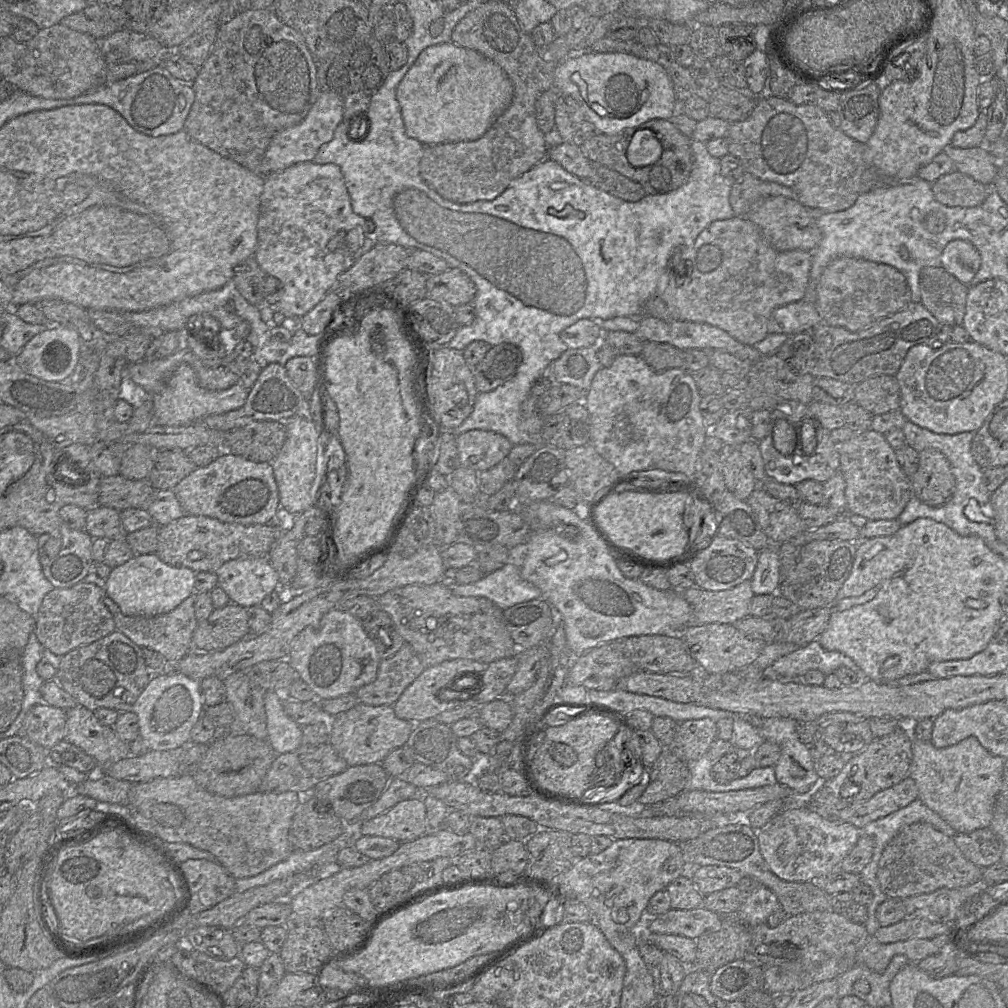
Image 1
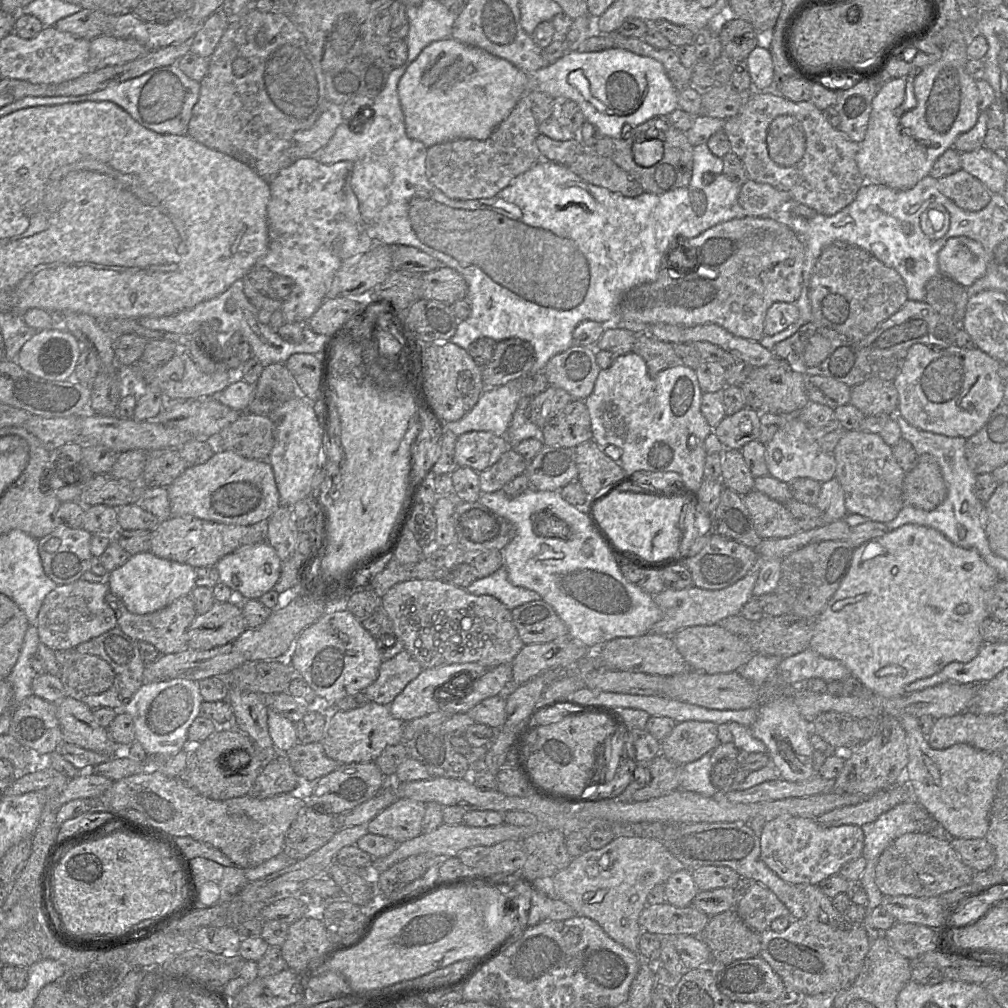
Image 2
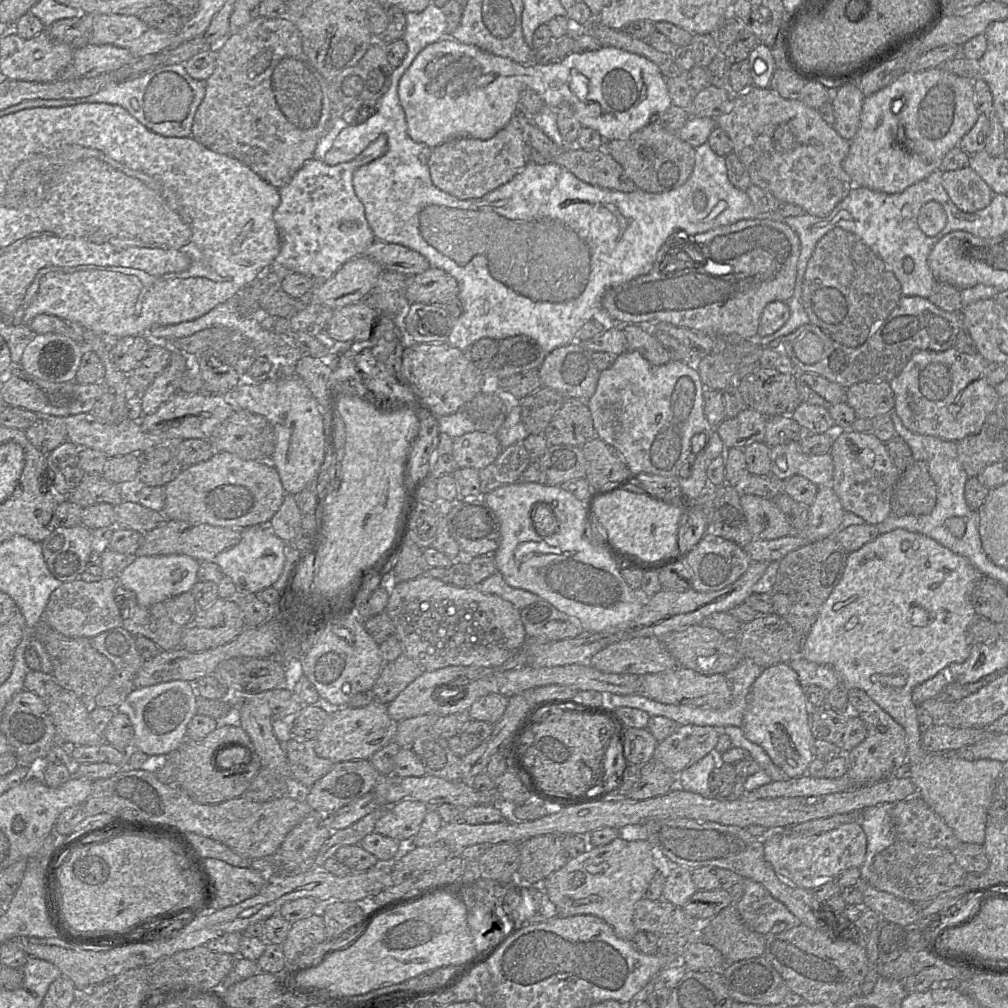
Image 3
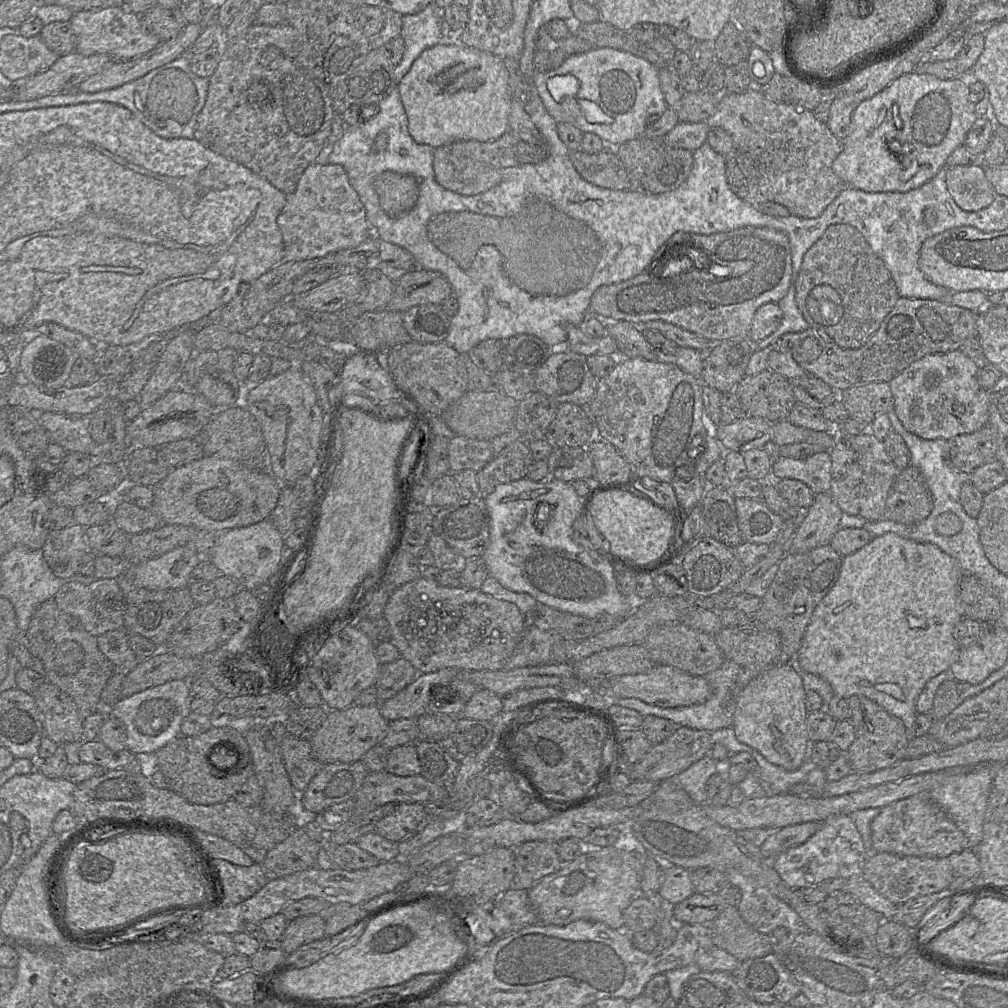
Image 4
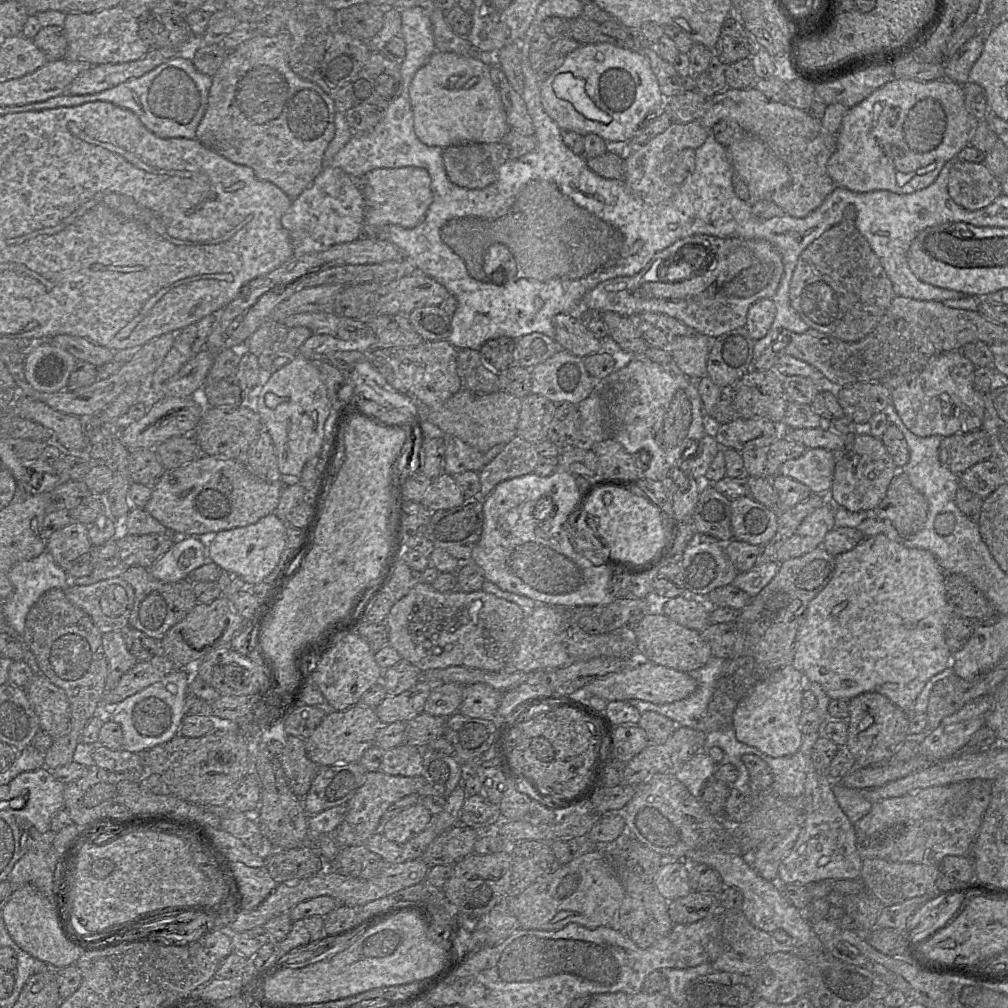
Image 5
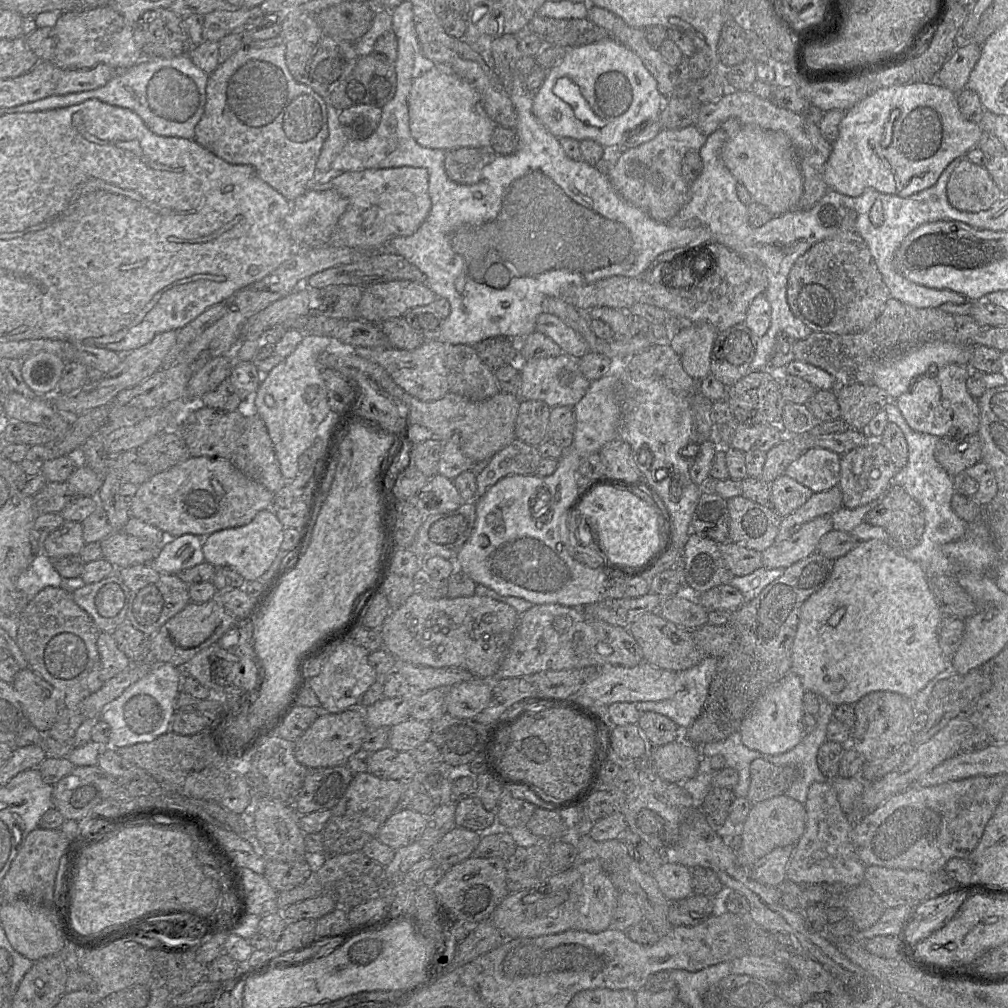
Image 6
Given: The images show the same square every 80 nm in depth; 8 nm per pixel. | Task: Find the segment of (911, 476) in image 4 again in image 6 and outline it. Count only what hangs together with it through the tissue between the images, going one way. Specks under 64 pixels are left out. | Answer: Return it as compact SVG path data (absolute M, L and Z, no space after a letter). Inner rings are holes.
M891 485L879 503L865 516L865 522L883 528L888 535L888 545L896 552L917 546L925 529L924 512L920 504L901 486Z

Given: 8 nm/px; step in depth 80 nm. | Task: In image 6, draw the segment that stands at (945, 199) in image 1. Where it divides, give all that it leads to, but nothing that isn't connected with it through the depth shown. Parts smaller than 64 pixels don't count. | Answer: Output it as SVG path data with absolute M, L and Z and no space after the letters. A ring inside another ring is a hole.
M963 159L950 175L946 187L950 205L966 212L988 210L1002 197L988 170Z

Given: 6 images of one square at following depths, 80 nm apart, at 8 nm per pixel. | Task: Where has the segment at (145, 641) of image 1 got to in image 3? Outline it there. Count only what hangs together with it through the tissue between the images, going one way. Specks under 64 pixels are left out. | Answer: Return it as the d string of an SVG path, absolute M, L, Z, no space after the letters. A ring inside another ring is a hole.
M118 581L114 590L114 600L120 609L121 627L133 636L150 639L160 650L164 651L180 647L183 629L198 611L191 592L185 592L152 606L144 607L138 603L135 593L123 587Z

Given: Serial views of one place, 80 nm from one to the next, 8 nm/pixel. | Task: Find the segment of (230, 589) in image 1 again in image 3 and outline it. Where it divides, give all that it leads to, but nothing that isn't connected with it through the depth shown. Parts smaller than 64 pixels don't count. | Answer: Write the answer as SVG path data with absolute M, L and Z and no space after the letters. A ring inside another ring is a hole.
M255 526L242 530L240 541L219 553L213 560L222 574L229 577L239 593L252 593L271 587L282 573L286 544L268 526Z

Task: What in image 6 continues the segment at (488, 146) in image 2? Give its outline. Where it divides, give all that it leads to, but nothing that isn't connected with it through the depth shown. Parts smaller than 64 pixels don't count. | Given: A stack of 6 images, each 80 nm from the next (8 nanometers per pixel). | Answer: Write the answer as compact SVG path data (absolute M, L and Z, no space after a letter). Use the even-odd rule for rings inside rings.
M462 147L447 151L446 173L456 183L477 184L482 179L483 168L496 156L492 148Z

